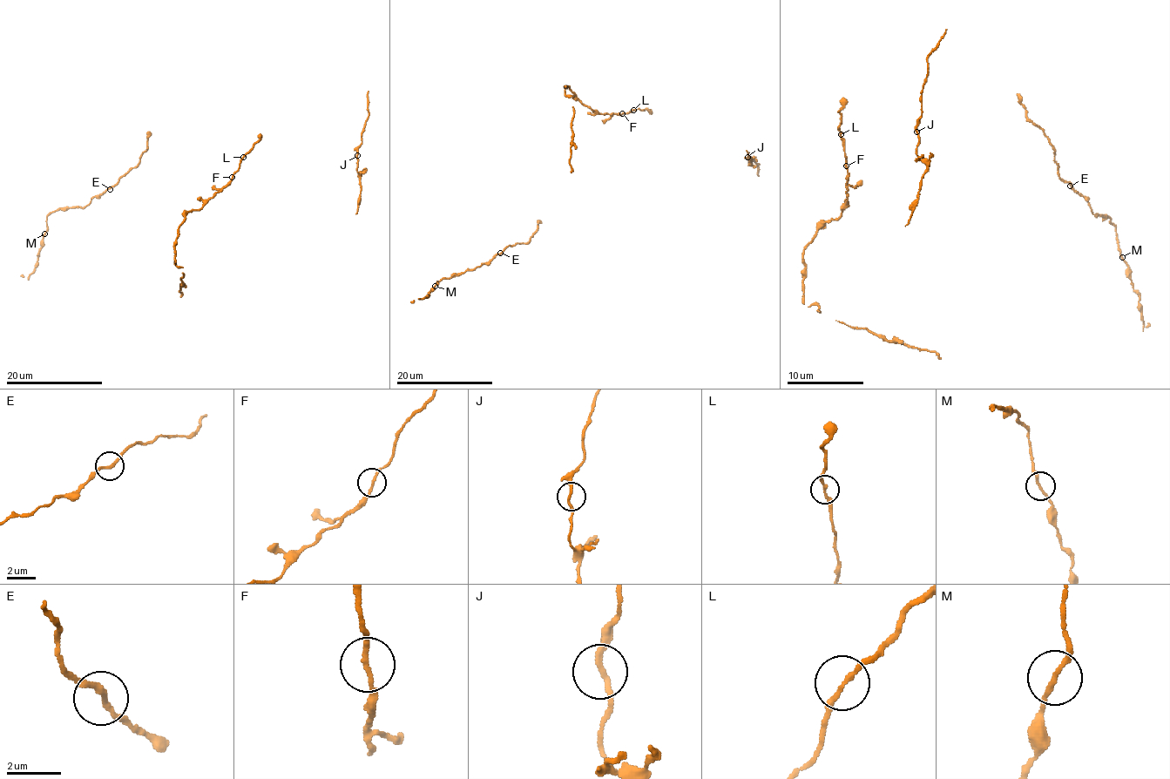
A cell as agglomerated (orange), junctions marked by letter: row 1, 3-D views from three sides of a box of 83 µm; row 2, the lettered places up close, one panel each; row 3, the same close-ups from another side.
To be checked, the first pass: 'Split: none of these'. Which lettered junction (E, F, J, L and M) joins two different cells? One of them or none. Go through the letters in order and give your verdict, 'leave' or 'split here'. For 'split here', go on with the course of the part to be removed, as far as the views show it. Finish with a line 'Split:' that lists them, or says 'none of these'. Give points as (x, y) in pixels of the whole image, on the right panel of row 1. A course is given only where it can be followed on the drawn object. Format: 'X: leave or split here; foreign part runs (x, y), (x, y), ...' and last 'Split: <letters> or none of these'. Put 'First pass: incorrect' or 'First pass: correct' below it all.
E: leave
F: leave
J: leave
L: leave
M: leave
Split: none of these
First pass: correct

